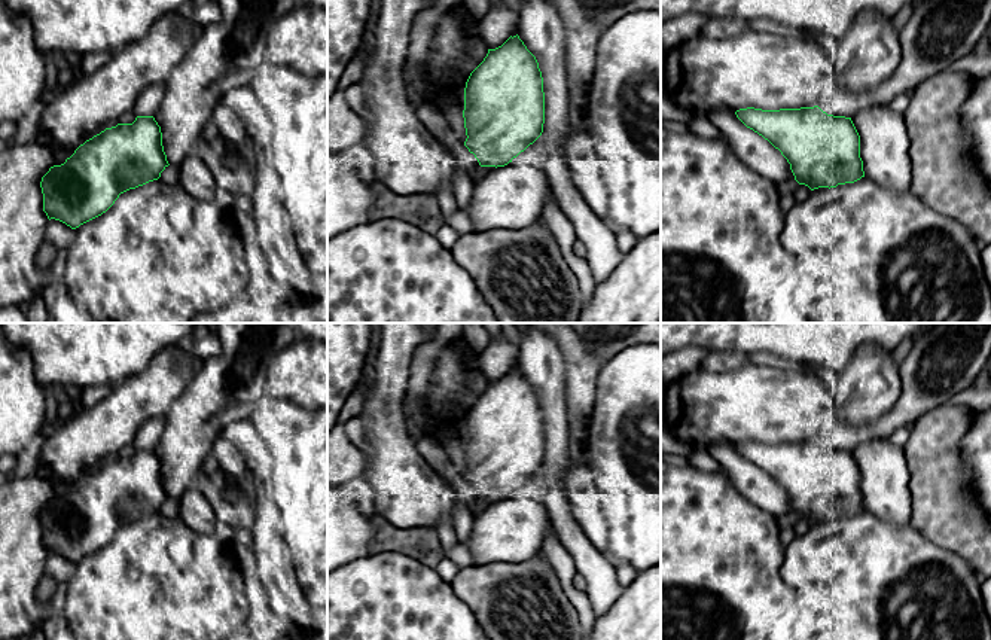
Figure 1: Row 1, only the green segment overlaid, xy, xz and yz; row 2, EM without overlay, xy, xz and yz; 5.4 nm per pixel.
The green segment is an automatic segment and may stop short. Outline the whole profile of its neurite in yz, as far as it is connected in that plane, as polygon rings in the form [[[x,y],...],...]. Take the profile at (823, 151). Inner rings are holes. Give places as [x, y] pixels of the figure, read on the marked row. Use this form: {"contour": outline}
{"contour": [[[818,106],[780,110],[747,107],[735,115],[778,149],[790,164],[795,180],[811,191],[865,177],[860,135],[851,118],[827,115]]]}

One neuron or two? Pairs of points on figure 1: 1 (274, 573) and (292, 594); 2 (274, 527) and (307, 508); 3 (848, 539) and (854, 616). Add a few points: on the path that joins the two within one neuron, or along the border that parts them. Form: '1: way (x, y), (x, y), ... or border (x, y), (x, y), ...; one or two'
1: way (278, 578), (287, 590); one
2: border (273, 488), (283, 542), (292, 554); two
3: way (848, 558), (848, 573), (854, 579), (854, 597); one

